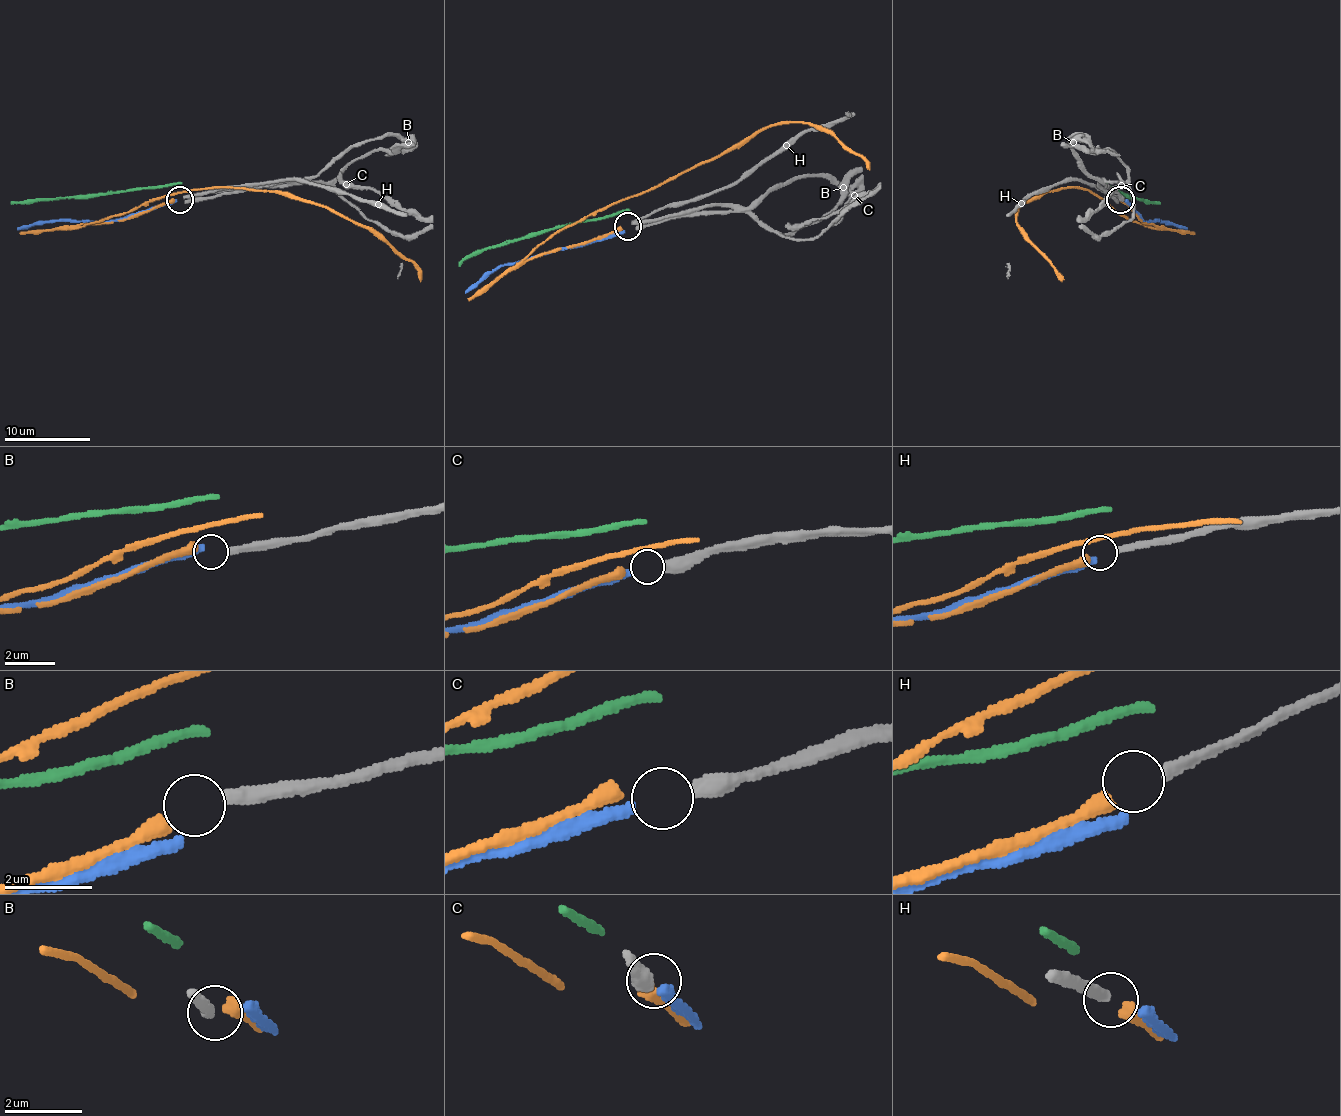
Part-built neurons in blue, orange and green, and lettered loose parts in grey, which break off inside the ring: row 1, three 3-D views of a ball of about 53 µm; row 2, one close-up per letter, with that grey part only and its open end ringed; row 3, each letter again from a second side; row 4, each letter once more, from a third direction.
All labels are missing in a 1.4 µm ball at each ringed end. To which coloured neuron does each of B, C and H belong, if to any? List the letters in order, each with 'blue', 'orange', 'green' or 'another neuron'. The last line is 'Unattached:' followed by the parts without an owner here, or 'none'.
B: another neuron
C: blue
H: orange
Unattached: B

